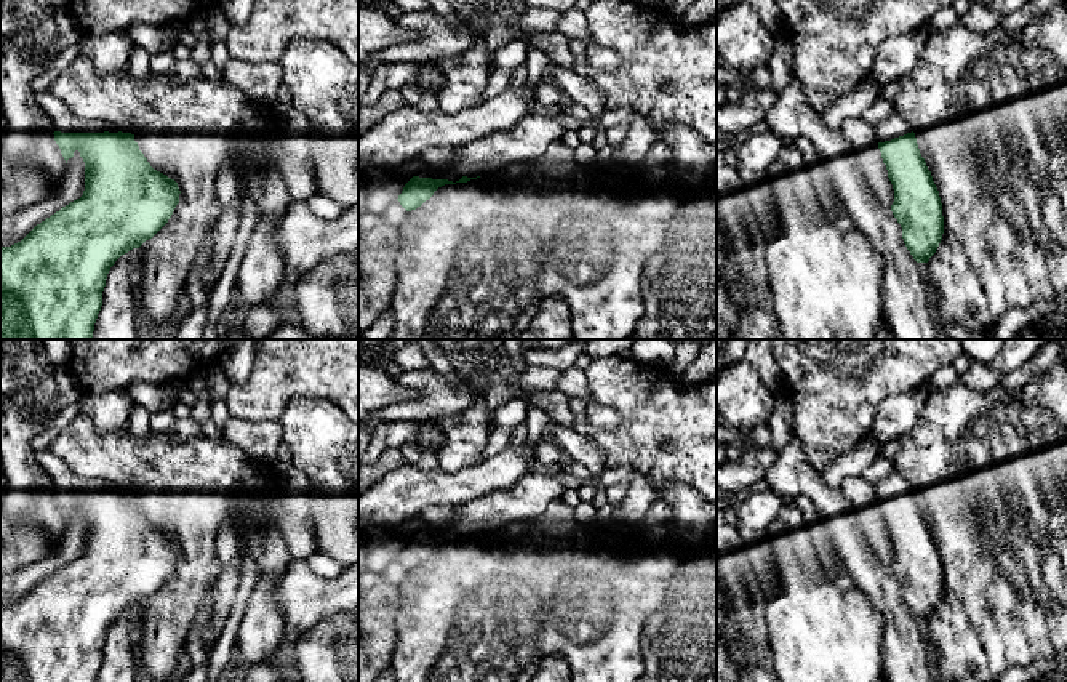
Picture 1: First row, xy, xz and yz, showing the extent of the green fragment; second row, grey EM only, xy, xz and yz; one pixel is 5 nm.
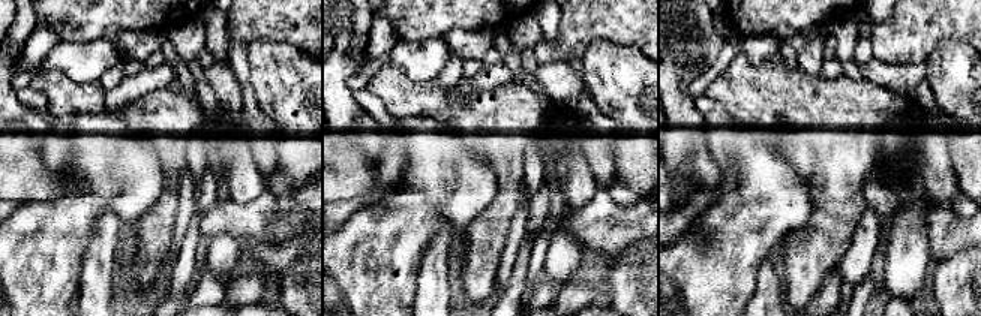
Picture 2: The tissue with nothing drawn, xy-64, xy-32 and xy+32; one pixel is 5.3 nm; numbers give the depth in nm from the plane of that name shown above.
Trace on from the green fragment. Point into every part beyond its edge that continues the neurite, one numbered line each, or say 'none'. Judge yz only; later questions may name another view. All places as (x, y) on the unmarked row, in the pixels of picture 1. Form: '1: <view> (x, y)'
1: yz (895, 484)

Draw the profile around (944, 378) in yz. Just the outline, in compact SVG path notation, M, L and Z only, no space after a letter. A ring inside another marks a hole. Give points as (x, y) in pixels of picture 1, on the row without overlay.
M950 365L950 367L944 367L939 368L928 381L926 381L926 387L929 391L936 391L936 389L949 389L957 383L957 370Z

